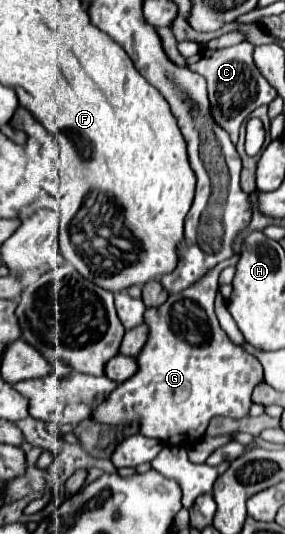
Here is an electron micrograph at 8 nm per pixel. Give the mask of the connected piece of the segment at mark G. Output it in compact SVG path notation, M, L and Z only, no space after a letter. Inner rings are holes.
M239 255L216 264L190 288L180 294L170 294L158 308L146 308L144 322L148 326L148 340L136 356L138 372L92 412L92 420L108 426L140 424L140 432L174 446L196 442L208 428L210 418L228 416L244 418L252 406L252 390L264 380L260 362L232 344L220 328L214 314L214 298L218 294L218 274L228 266L235 266Z

